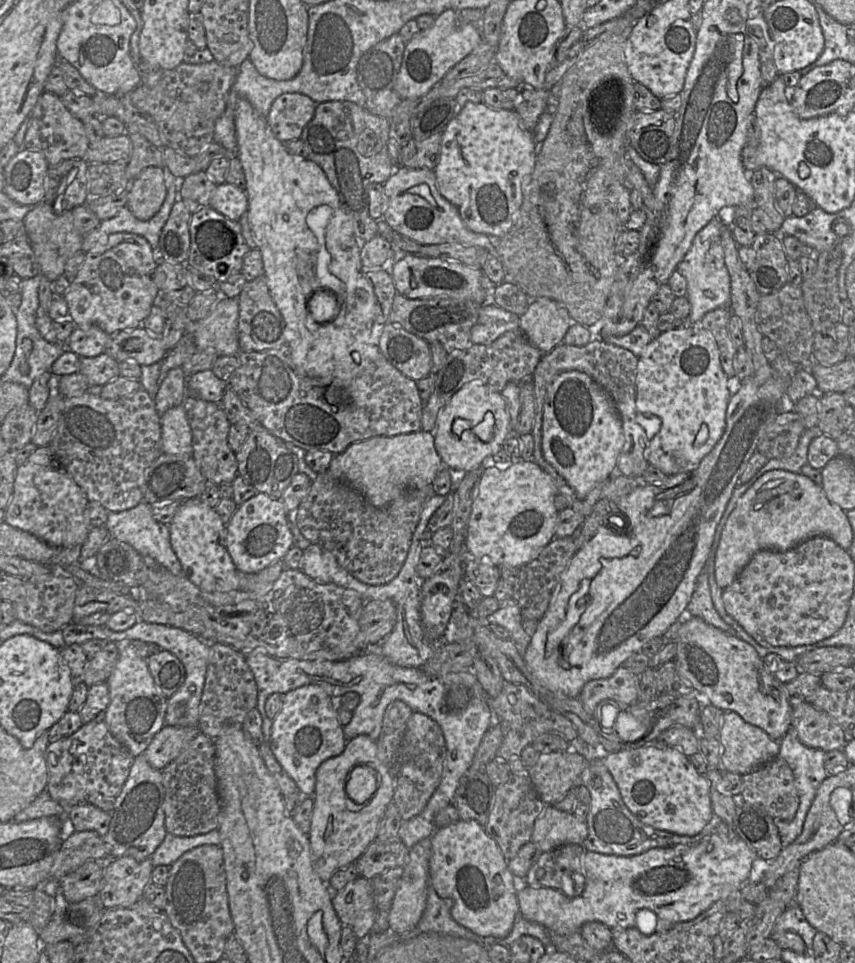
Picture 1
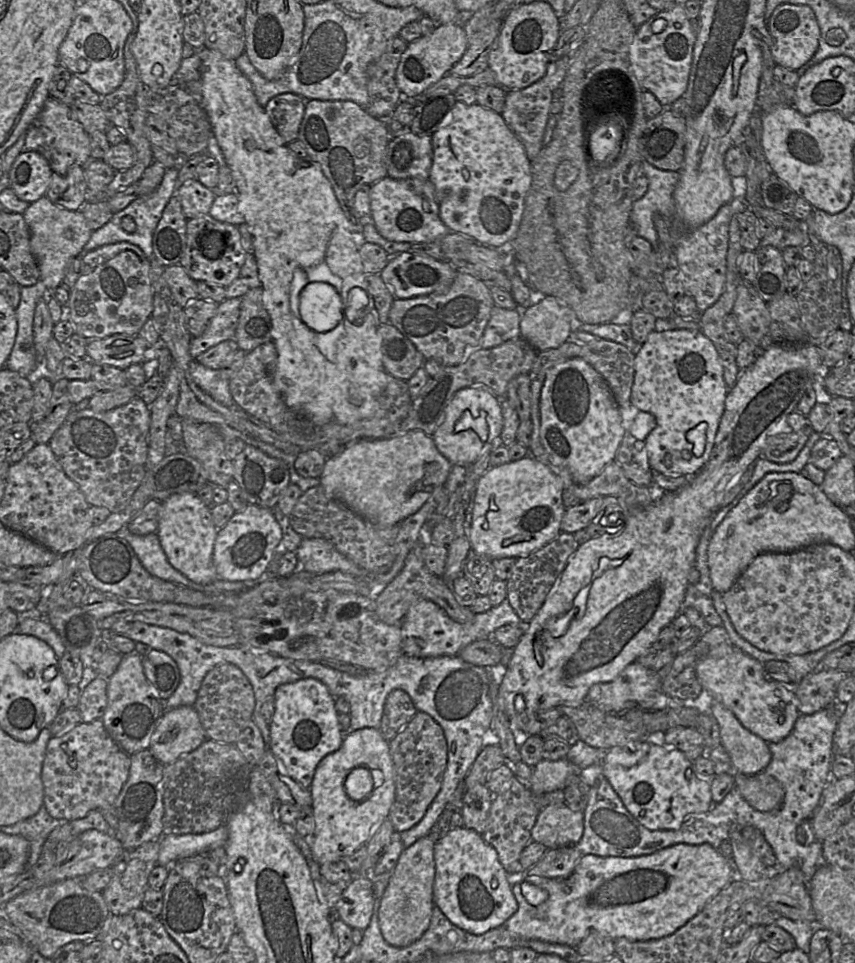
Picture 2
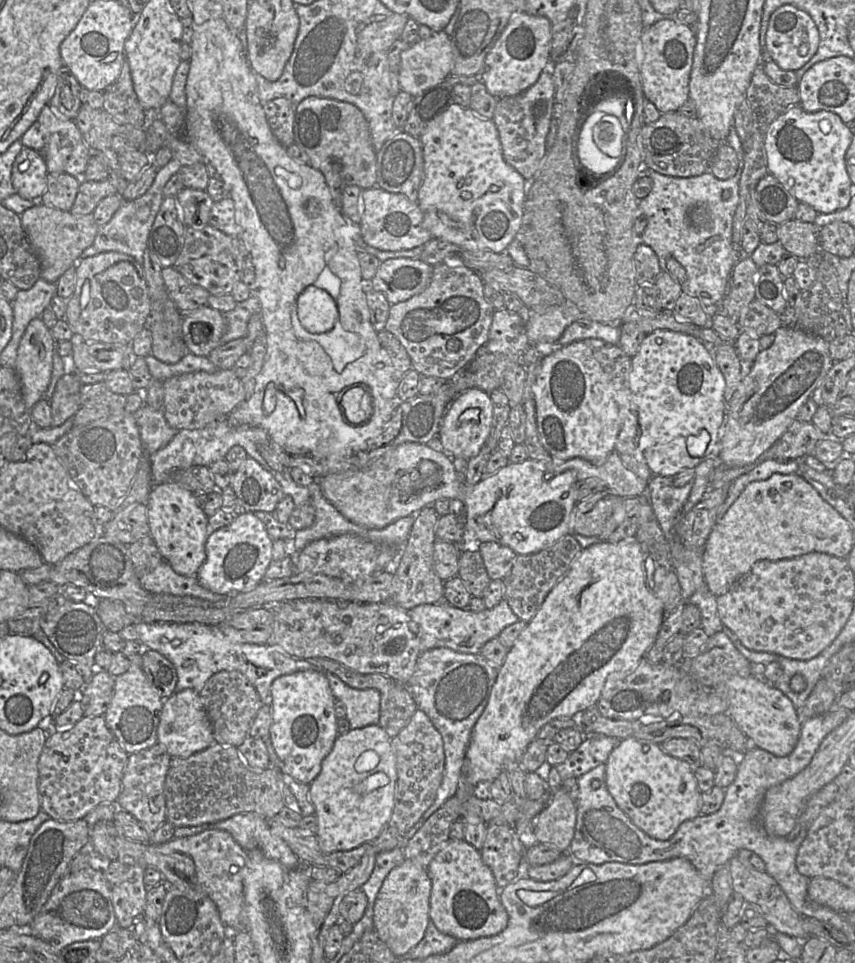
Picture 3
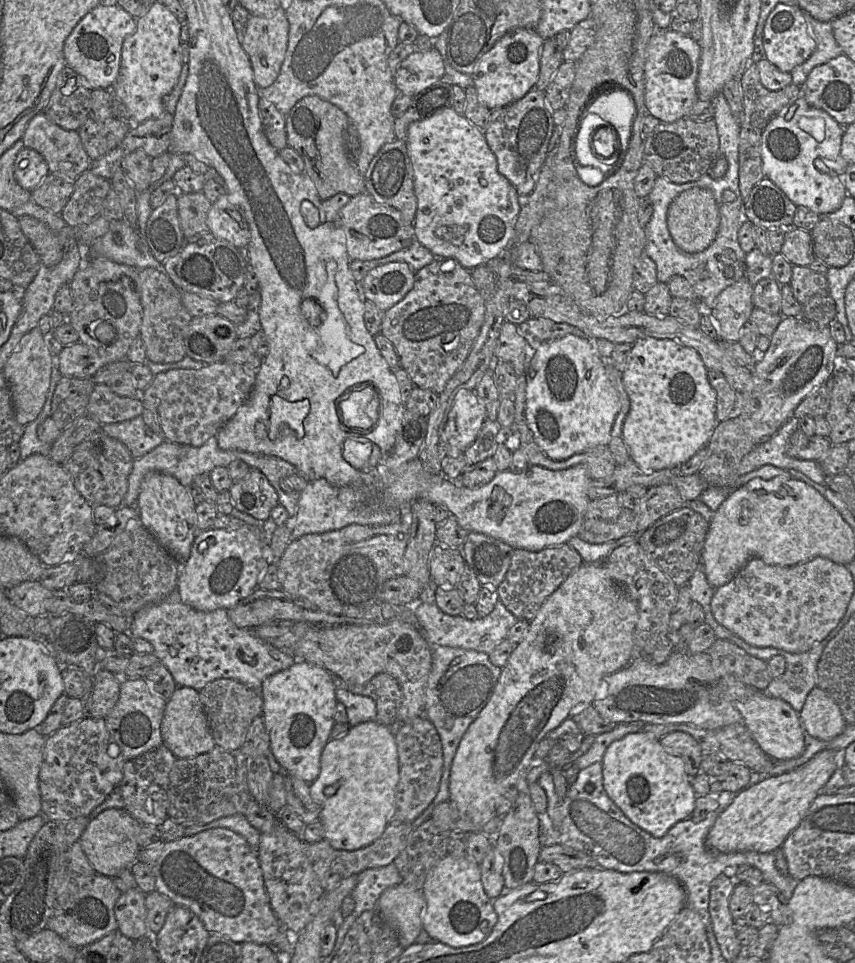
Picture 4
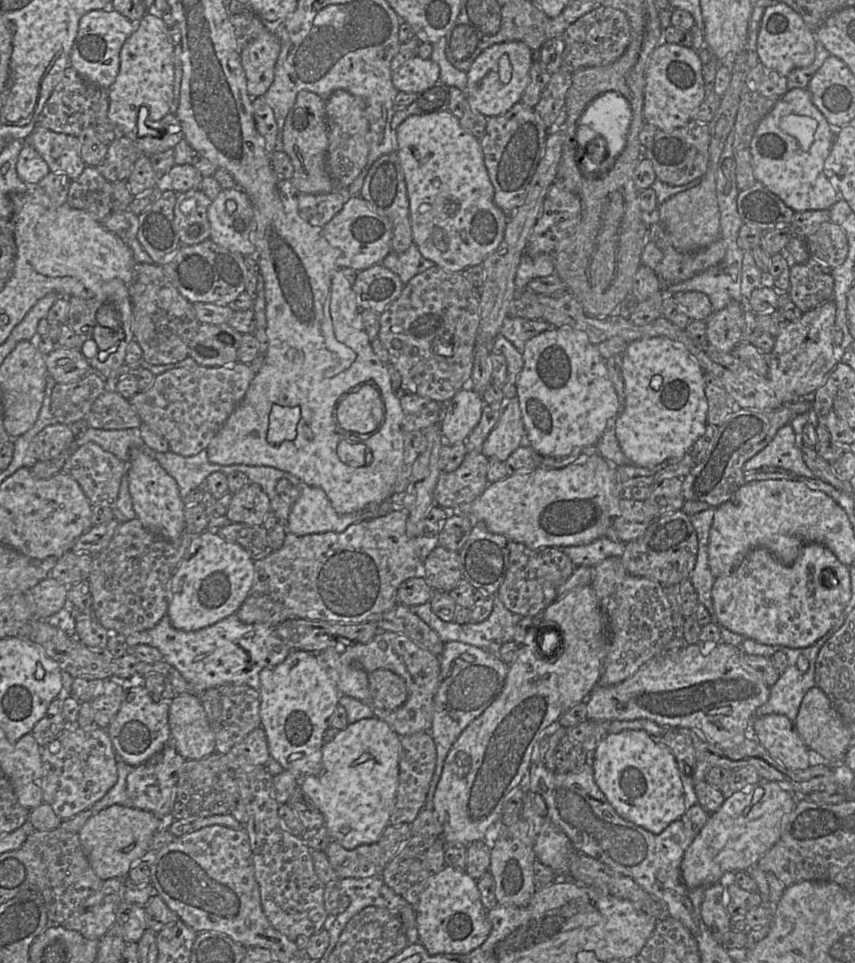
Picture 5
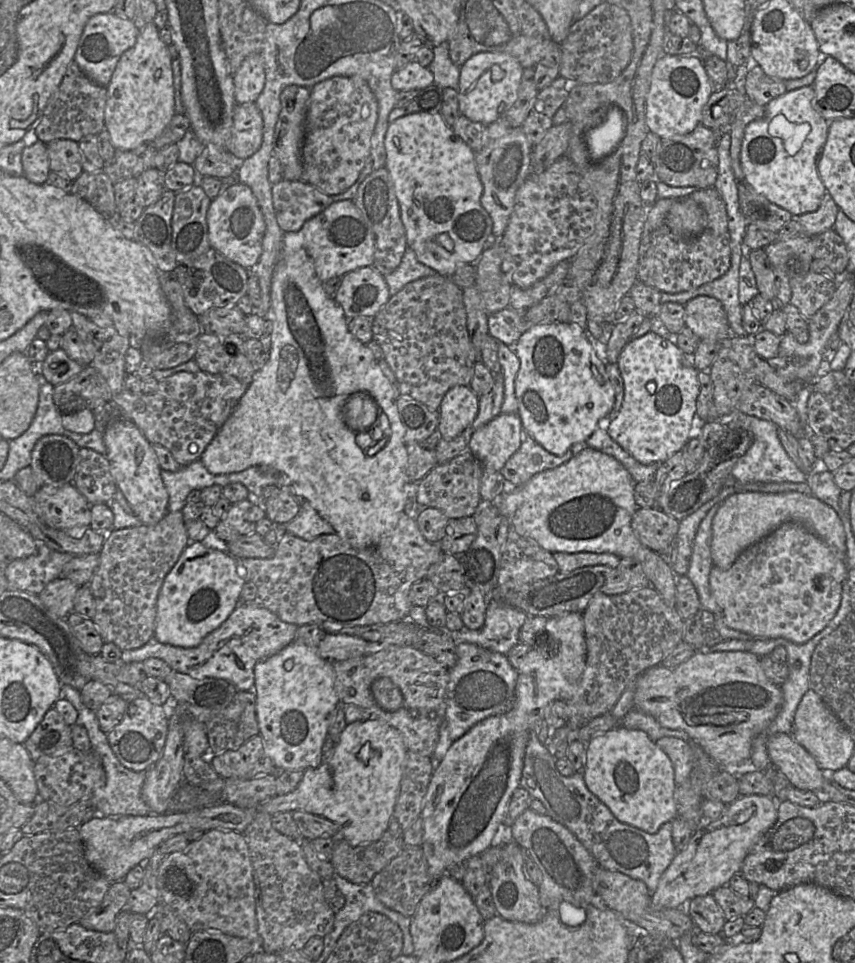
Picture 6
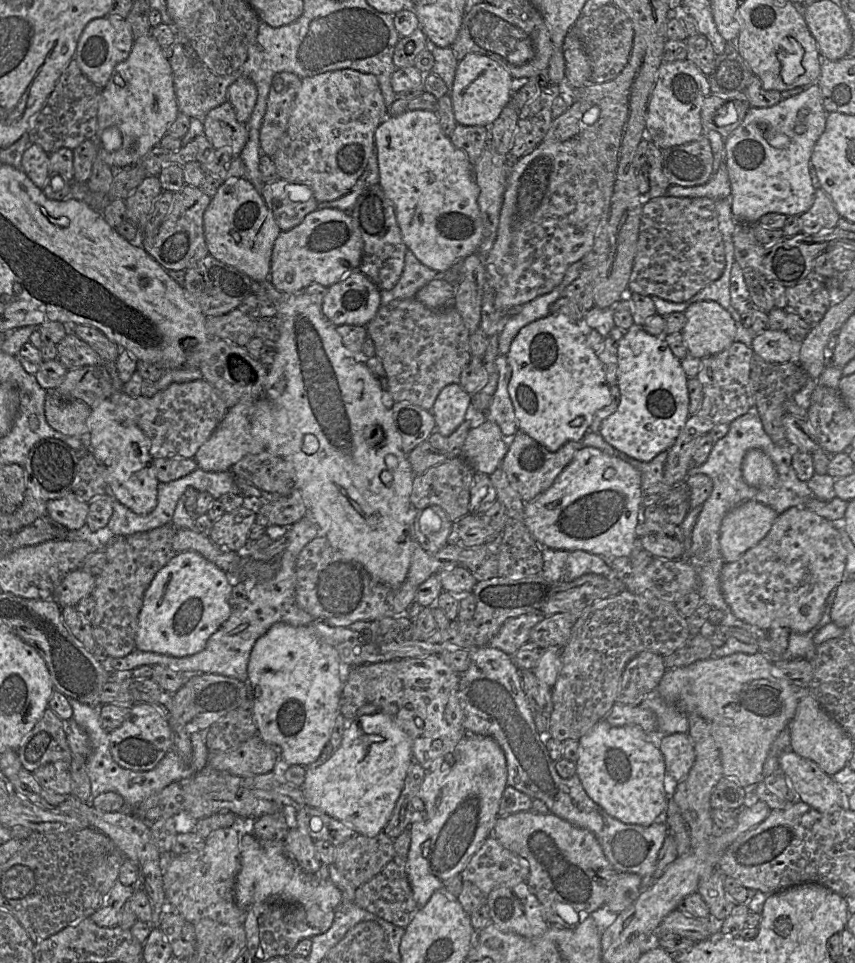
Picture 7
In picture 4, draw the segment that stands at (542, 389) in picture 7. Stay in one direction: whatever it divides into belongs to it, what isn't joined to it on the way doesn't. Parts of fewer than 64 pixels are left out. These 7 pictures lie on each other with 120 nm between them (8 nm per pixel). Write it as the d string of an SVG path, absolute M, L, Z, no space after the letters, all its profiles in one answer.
M573 334L544 342L535 350L527 368L525 418L536 444L547 457L566 460L595 447L608 446L620 400L608 378L606 359L609 358L599 355L595 340Z

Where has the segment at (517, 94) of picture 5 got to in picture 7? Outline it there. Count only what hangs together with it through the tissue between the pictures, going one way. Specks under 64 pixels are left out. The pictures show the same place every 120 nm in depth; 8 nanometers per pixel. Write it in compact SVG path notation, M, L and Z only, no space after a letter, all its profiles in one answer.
M478 53L467 54L459 61L453 86L450 90L454 116L457 124L466 126L491 126L499 117L505 106L511 101L511 81L513 77L509 71L490 57Z

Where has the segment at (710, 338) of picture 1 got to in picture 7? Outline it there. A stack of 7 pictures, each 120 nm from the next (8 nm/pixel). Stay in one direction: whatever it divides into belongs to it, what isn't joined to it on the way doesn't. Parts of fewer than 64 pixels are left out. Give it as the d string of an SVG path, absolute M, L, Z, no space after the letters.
M633 324L618 346L618 387L621 400L615 413L600 425L598 433L616 450L641 462L649 462L660 452L669 450L689 418L688 378L665 341L666 334L653 336Z

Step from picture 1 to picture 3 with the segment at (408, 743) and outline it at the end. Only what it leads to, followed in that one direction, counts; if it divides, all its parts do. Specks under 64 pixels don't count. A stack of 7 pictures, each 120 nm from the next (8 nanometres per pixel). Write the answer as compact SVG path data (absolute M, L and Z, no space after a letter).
M420 709L409 723L392 739L396 756L397 784L394 808L388 826L399 834L406 834L433 804L441 785L445 753L443 739L430 718Z

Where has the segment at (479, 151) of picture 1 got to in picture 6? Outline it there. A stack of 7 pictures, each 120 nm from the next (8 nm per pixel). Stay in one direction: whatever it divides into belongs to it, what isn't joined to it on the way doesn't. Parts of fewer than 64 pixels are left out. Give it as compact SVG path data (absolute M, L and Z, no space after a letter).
M425 112L412 113L389 123L384 138L384 146L386 151L385 168L389 172L399 203L400 217L406 231L407 245L415 252L417 260L420 263L434 269L438 274L449 278L454 275L456 268L460 264L475 264L493 238L492 220L487 211L481 205L483 184L478 174L475 152L454 133L453 128L449 127L445 123L440 113L429 114Z

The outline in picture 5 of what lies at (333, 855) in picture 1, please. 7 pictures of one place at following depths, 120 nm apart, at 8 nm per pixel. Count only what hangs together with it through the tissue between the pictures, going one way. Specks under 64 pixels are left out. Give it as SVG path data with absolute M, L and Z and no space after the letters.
M376 717L348 724L330 742L323 744L322 772L319 775L304 776L299 780L299 787L324 816L324 825L332 841L347 850L377 842L389 824L398 790L400 738L389 724Z

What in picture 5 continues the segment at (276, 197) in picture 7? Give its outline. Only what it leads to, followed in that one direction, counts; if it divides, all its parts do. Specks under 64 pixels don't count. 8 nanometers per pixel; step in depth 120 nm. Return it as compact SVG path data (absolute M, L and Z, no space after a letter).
M335 190L327 194L298 193L299 214L309 224L324 227L342 209L350 196L352 195L346 195L342 190Z

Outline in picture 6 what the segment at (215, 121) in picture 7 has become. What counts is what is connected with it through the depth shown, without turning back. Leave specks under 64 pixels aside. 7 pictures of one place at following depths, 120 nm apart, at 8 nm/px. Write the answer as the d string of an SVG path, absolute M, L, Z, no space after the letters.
M256 103L237 104L233 127L225 150L238 160L245 160L260 148L263 139L263 119Z

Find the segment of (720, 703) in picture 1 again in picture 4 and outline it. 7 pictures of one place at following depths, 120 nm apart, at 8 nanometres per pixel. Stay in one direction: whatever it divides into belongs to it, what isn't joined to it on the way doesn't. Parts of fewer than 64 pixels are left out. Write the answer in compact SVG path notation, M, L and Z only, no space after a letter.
M754 689L747 699L737 703L737 710L742 715L743 723L753 739L772 760L789 760L799 757L803 753L805 731L798 712L786 701L768 697L763 691Z

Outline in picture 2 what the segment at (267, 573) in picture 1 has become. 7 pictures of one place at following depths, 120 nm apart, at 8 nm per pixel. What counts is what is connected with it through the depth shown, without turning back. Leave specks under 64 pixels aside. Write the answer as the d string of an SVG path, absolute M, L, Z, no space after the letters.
M195 493L173 494L161 502L156 534L169 563L189 580L199 584L208 584L217 579L216 569L213 564L213 548L218 529L213 523L210 508Z

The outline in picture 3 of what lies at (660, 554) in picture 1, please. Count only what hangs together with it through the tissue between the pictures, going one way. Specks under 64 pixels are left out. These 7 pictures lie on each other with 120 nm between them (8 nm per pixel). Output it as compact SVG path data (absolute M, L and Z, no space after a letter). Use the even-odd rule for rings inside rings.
M782 325L774 335L772 345L758 353L748 374L741 379L732 399L726 404L718 455L720 462L726 466L751 465L768 450L796 419L800 407L811 397L834 363L827 338L812 335L794 325ZM628 537L618 543L600 542L581 550L566 575L551 590L535 616L527 623L525 629L508 651L504 663L499 667L498 676L492 687L488 703L471 733L462 768L463 781L475 787L480 782L492 782L500 773L507 772L508 764L513 762L521 763L522 756L528 745L537 738L539 730L546 723L556 718L578 717L583 711L596 705L609 675L613 673L629 673L635 669L647 650L655 643L665 619L661 599L655 596L651 589L647 587L645 573L647 557L647 553L643 551L641 543L635 537Z

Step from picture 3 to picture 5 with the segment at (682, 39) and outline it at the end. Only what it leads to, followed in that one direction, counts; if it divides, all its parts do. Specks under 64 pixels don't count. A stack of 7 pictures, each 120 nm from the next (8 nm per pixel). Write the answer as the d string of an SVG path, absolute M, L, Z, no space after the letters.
M662 41L653 51L647 67L644 122L658 130L671 131L683 127L705 99L702 63L698 52Z

